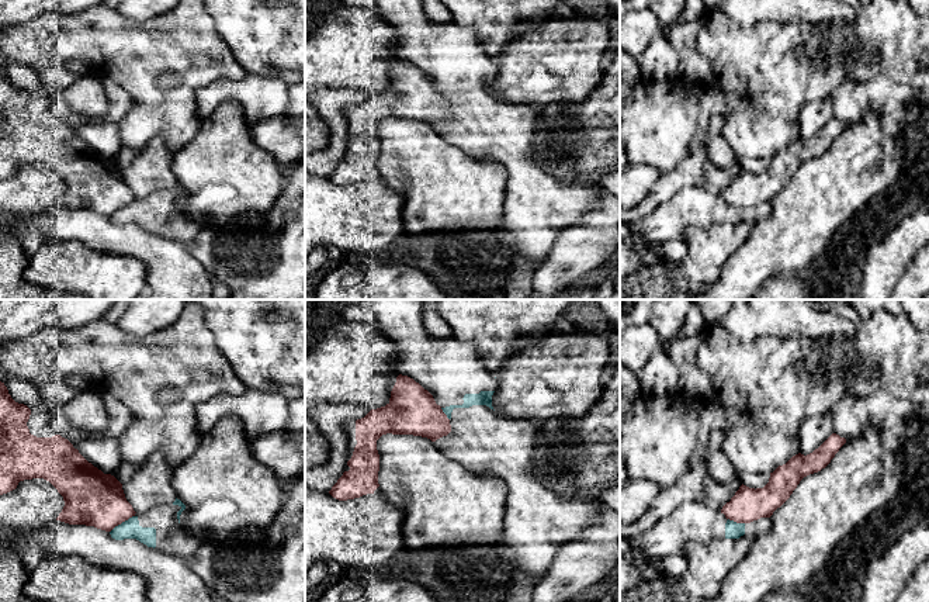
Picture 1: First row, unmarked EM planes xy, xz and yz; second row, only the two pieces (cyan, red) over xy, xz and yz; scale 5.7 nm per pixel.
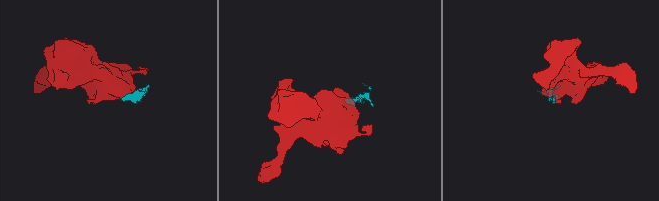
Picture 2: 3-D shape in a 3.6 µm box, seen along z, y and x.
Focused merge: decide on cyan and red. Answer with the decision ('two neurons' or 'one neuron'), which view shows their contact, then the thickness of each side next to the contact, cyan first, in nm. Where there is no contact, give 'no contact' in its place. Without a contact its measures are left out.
two neurons; contact in xy; calibres 110 and 320 nm

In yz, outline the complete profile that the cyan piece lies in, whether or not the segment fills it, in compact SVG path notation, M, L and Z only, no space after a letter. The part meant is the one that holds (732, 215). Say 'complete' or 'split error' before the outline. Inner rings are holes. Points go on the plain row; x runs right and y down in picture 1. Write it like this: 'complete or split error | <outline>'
split error | M689 186L652 212L627 222L630 231L639 232L651 245L684 241L691 226L711 228L720 224L739 224L745 208L736 208L713 193Z

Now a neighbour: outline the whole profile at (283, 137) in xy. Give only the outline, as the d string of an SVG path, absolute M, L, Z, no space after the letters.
M284 114L261 120L250 127L253 142L274 156L281 169L305 158L305 115Z

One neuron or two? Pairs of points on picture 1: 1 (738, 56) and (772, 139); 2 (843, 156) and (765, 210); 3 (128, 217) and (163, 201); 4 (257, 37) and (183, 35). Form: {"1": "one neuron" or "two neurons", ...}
{"1": "one neuron", "2": "two neurons", "3": "one neuron", "4": "two neurons"}

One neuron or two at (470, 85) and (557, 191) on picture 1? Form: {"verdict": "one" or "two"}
{"verdict": "one"}

